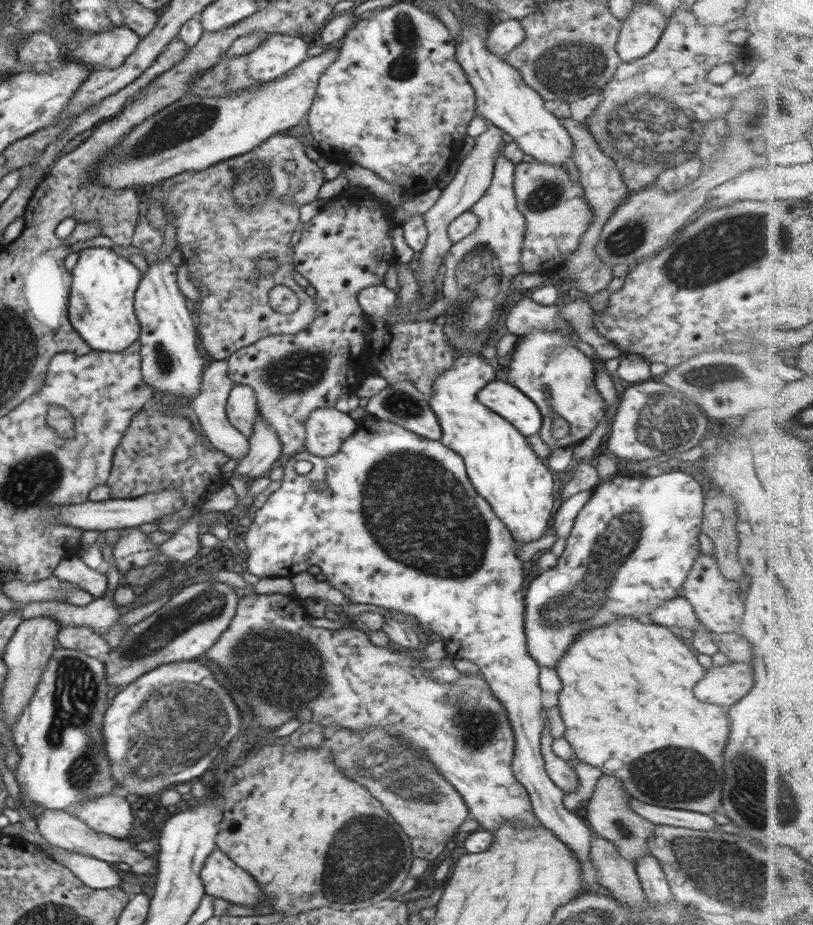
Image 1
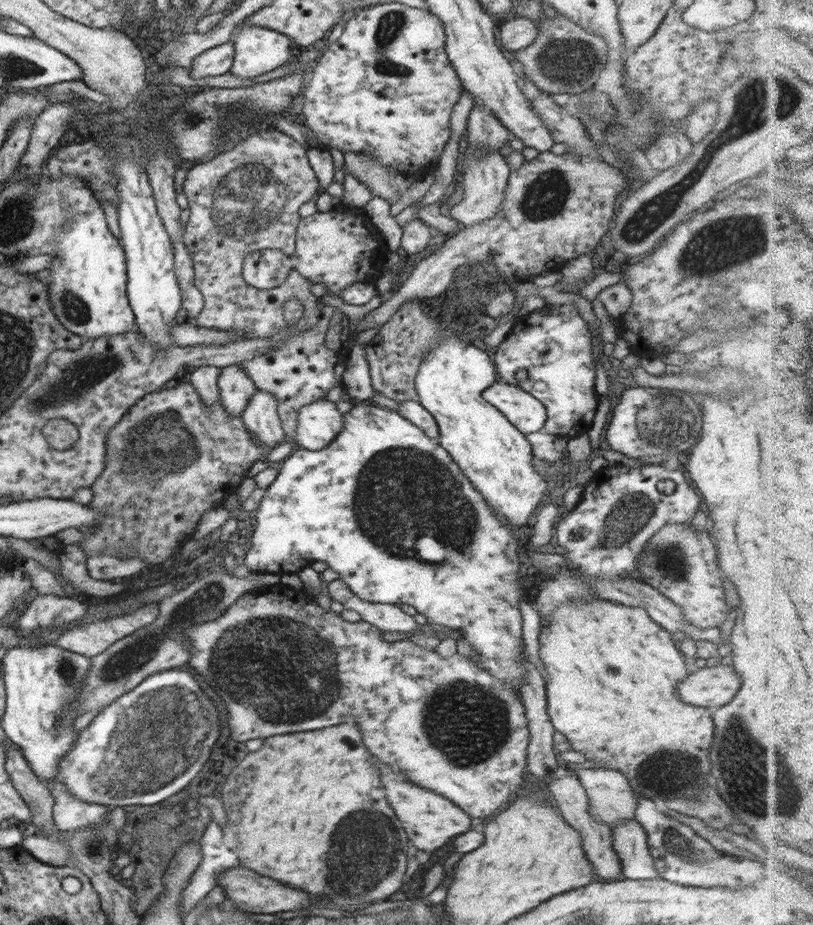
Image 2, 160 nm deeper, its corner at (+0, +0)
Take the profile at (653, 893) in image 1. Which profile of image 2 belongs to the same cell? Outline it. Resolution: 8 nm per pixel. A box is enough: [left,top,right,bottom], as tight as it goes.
[611,818,660,880]

